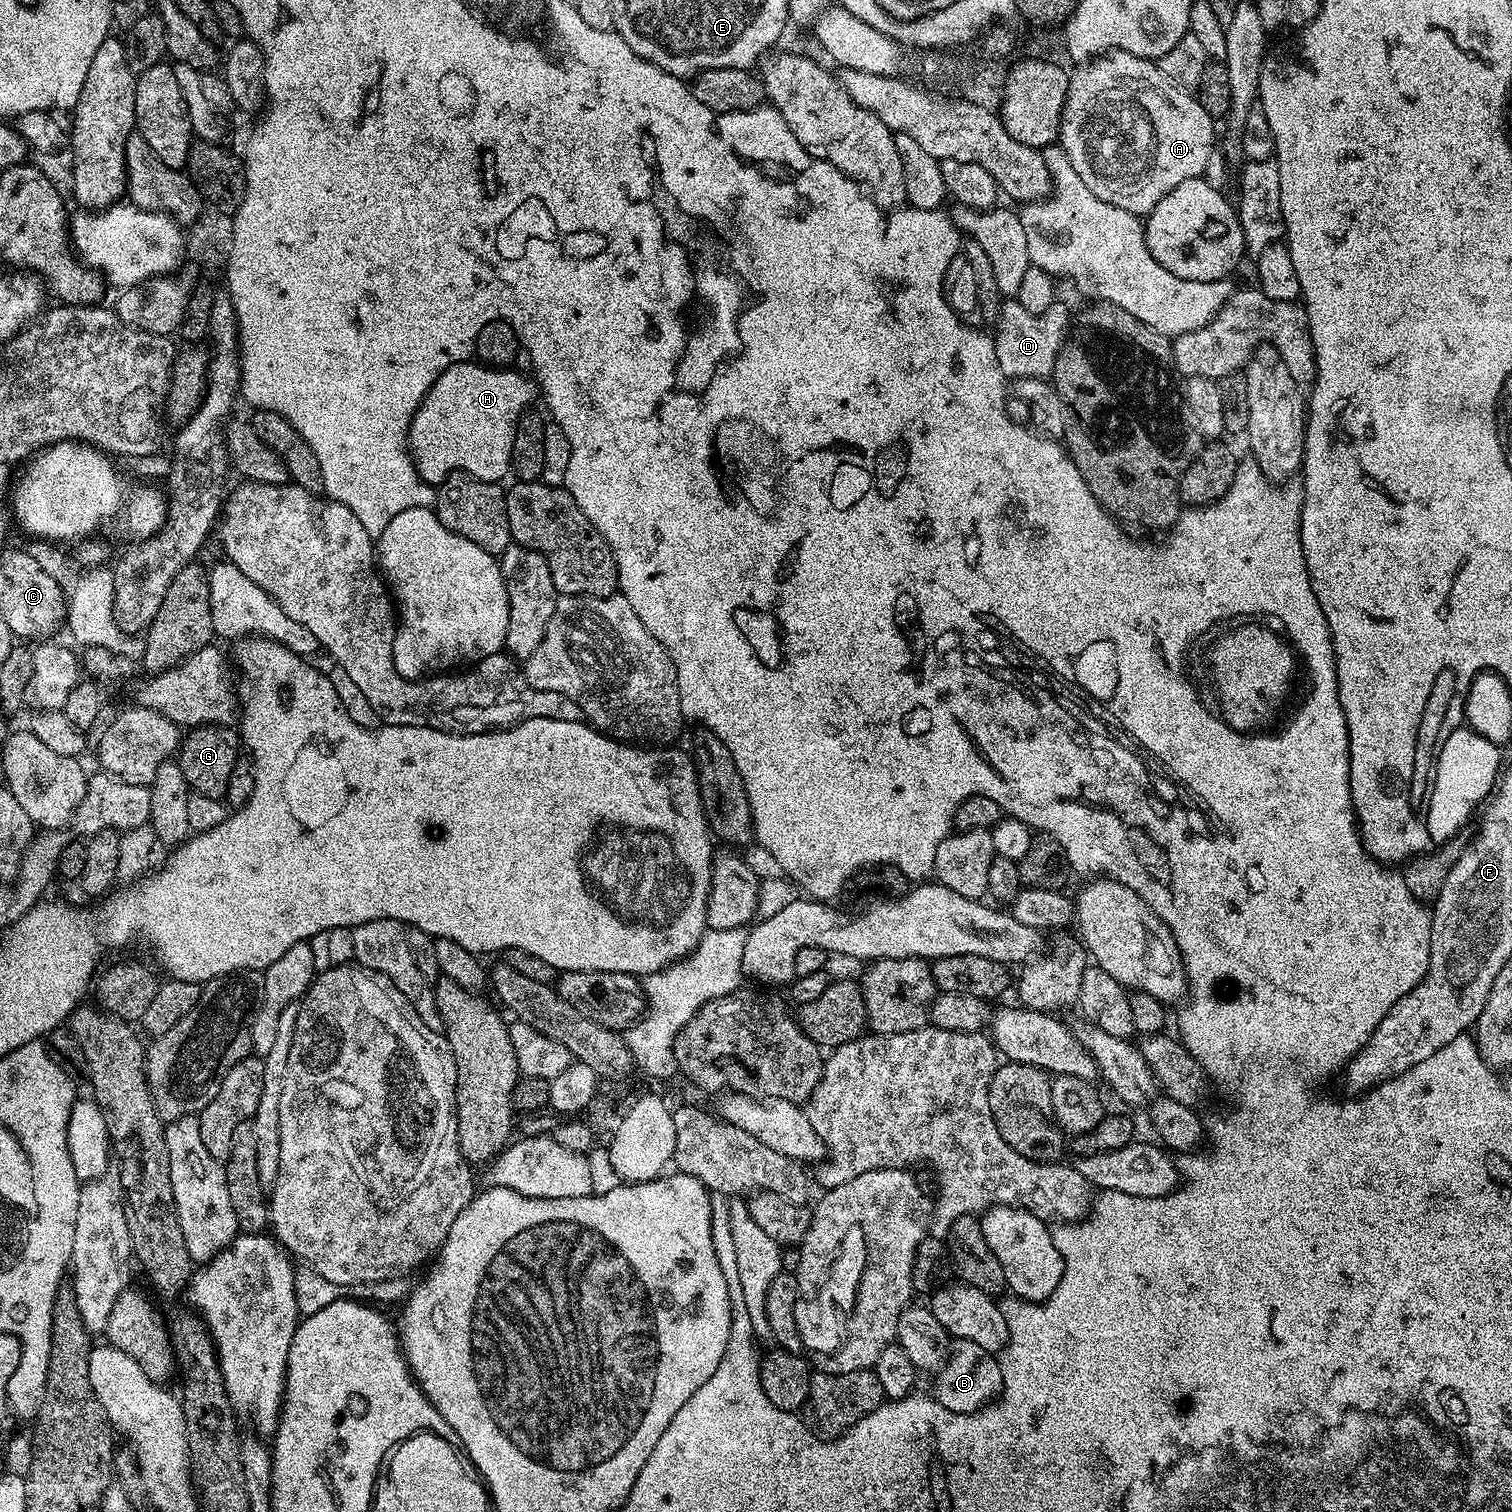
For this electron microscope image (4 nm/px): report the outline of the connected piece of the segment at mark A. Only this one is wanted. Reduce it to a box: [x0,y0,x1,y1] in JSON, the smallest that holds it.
[1058,50,1217,218]

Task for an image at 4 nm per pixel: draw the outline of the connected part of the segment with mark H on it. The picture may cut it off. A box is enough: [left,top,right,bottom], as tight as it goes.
[408,362,538,486]

